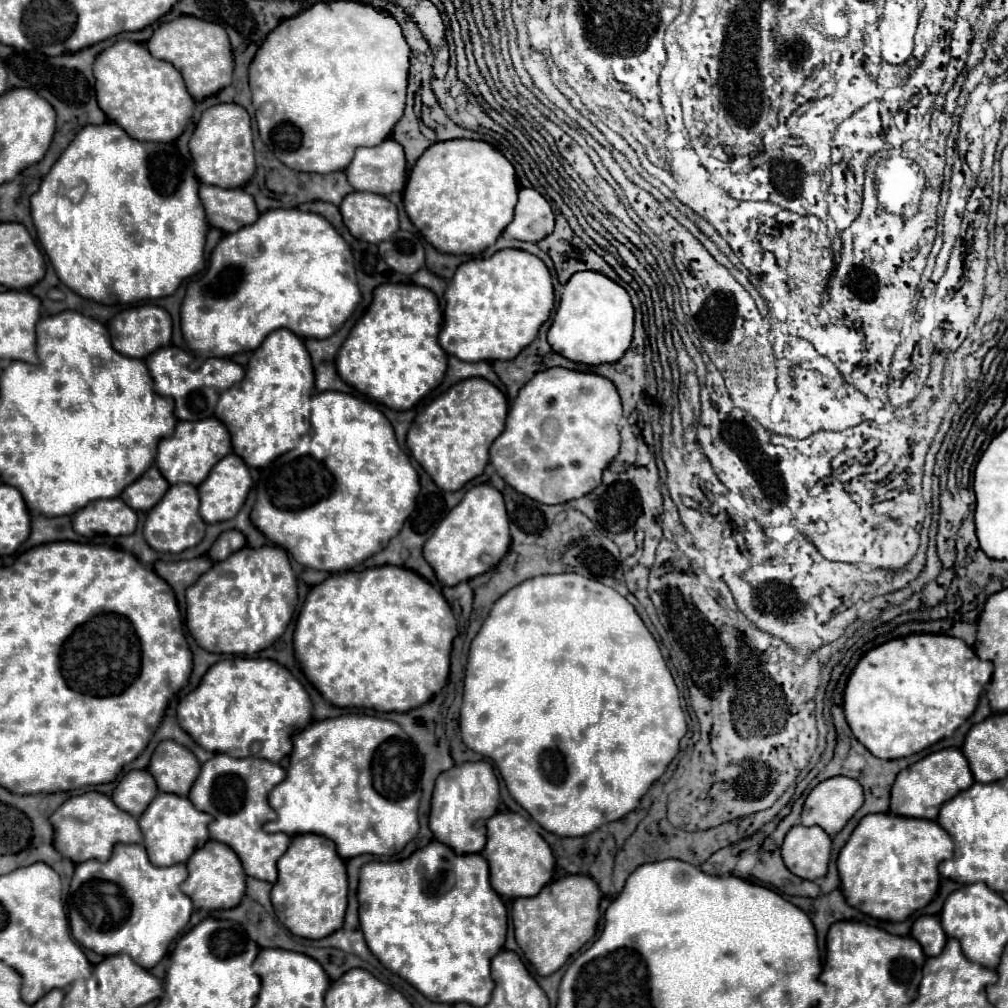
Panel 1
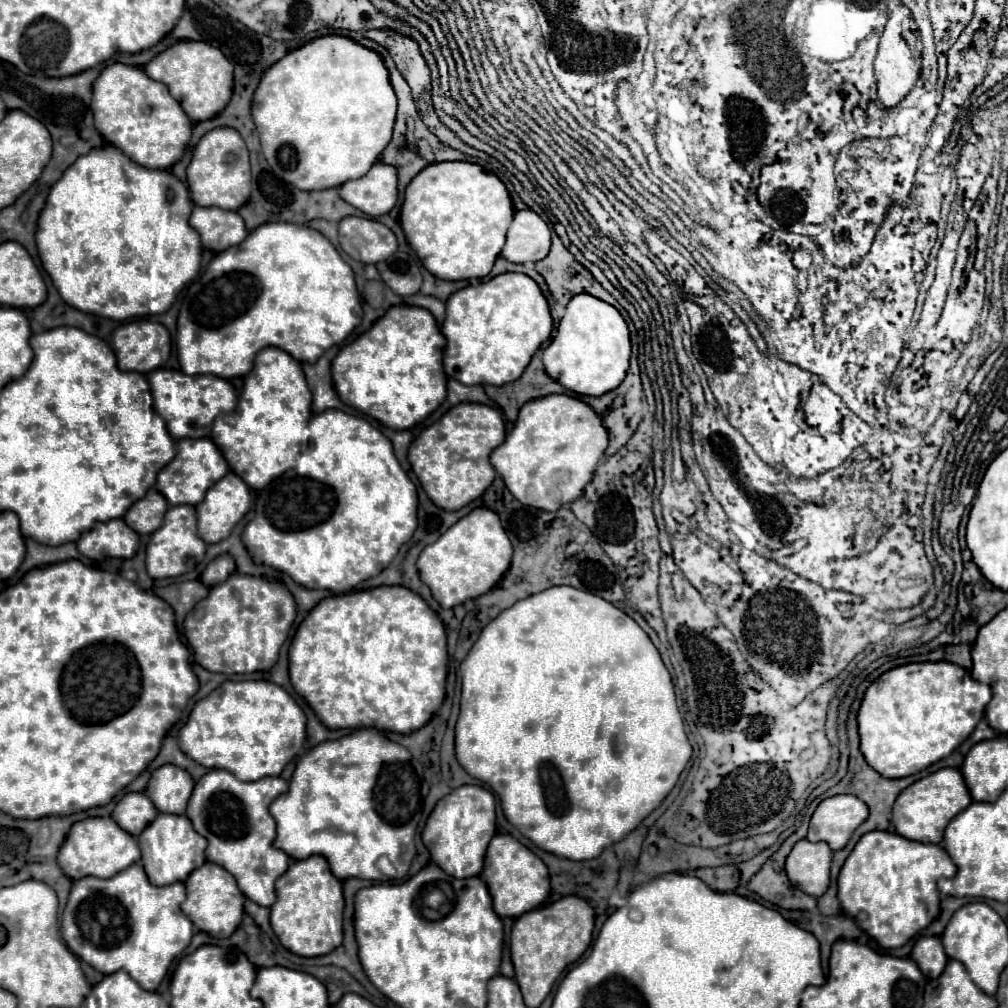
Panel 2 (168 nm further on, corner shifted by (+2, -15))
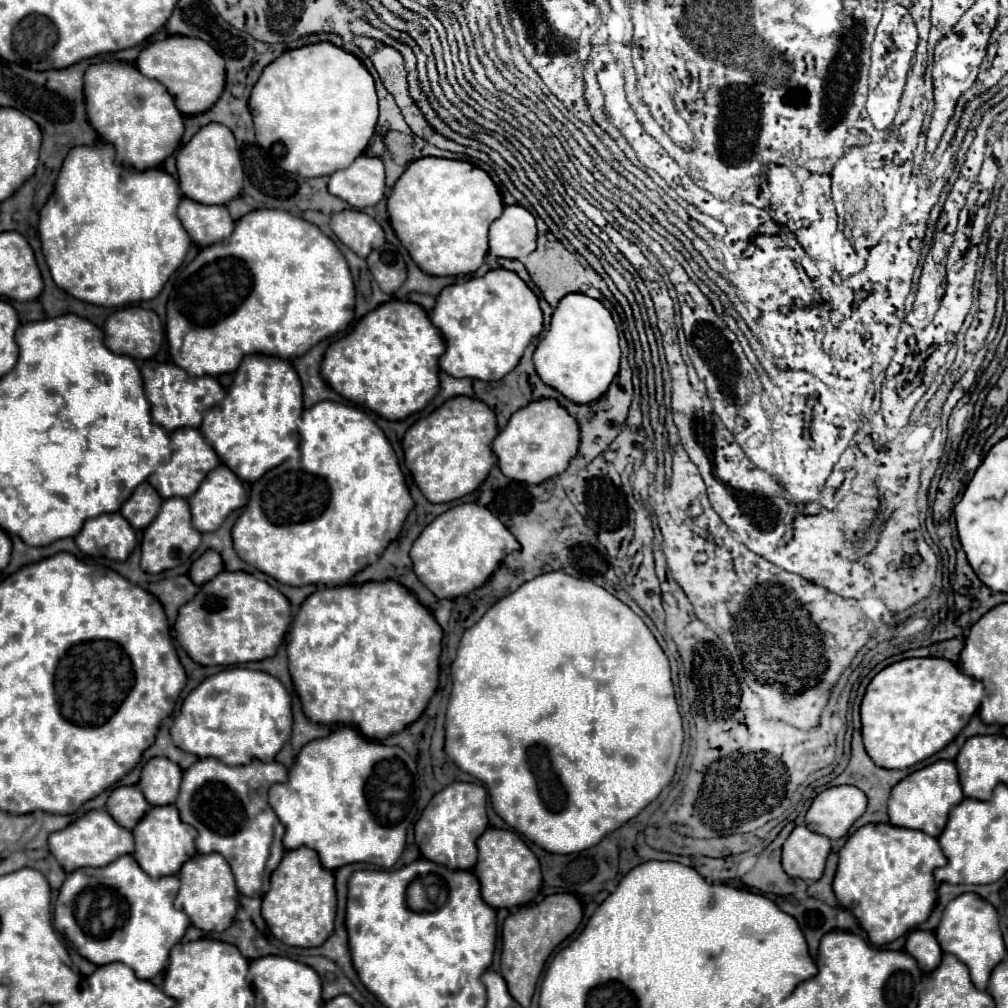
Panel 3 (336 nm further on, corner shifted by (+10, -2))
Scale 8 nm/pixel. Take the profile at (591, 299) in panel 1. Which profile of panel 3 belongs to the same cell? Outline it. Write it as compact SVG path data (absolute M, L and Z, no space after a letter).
M567 295L561 299L545 339L533 353L541 381L579 405L595 403L609 389L619 371L619 357L619 335L611 313L587 295Z

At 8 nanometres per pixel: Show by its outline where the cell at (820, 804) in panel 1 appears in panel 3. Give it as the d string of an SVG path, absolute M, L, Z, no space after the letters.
M853 785L829 787L813 799L805 825L829 839L841 839L865 809L867 795L861 789Z

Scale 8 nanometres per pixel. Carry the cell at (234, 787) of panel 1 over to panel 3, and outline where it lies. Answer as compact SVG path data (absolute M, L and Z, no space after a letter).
M201 759L183 773L181 791L179 791L179 797L175 803L175 807L179 809L181 821L189 823L191 827L197 829L199 835L197 835L195 847L199 853L221 853L227 859L227 863L233 869L235 883L237 883L237 889L241 895L263 897L265 891L269 889L271 873L283 859L285 847L283 847L281 839L283 839L285 827L279 821L279 817L275 815L275 811L271 809L271 805L267 803L267 791L275 783L285 783L287 773L289 773L287 767L277 761L263 763L259 759L253 759L249 765L239 765L239 767L229 767L217 759Z

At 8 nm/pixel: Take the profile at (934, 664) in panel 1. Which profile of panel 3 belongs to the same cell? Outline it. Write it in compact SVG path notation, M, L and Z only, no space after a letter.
M903 659L873 677L861 703L863 743L873 763L885 769L907 769L945 749L977 713L983 683L969 679L947 659Z

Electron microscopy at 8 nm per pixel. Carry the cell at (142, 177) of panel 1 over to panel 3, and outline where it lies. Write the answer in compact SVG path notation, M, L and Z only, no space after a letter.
M97 143L93 147L75 147L71 149L71 153L67 155L67 159L63 161L59 179L55 183L55 191L49 197L49 201L45 203L45 207L41 209L41 219L39 219L39 237L41 237L41 245L43 245L43 255L45 261L51 269L53 281L67 291L69 295L93 303L93 305L103 305L103 307L119 307L123 303L137 303L137 301L147 301L159 295L159 291L163 289L163 285L167 283L167 279L179 269L179 265L183 263L187 249L191 245L191 239L187 235L187 231L181 227L181 221L177 219L177 205L181 201L181 193L179 193L179 183L165 171L161 169L149 169L149 171L133 171L127 167L119 167L115 165L115 151L109 143Z

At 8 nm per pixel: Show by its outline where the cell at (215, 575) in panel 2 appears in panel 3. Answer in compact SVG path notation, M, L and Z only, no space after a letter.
M205 551L199 559L193 561L191 569L189 569L189 579L201 587L203 583L207 583L209 579L213 579L213 575L223 571L223 561L221 555L217 551Z

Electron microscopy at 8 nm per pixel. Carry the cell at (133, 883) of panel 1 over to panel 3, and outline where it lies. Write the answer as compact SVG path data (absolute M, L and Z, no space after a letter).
M123 855L107 867L101 869L87 867L67 875L55 903L53 925L65 937L65 941L69 941L75 947L75 951L81 957L89 959L91 963L107 965L121 961L127 967L131 967L139 979L153 979L159 971L165 969L171 947L183 939L189 927L189 917L173 907L177 891L179 891L177 877L165 877L153 881L141 871L141 867L137 865L137 861L133 861L131 855Z

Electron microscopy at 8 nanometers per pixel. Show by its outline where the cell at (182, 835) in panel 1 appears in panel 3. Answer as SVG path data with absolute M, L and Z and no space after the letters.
M175 805L151 807L149 815L145 815L145 819L141 819L141 823L137 823L137 827L133 829L133 835L135 835L135 855L133 857L137 859L141 869L153 879L177 875L181 865L197 853L195 851L197 831L193 831L193 827L189 827L187 823L181 823L179 811Z

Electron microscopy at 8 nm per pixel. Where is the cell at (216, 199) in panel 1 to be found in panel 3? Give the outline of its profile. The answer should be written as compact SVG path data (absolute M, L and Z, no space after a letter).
M185 197L179 203L177 215L185 231L189 231L189 237L193 239L193 243L199 247L209 247L213 243L227 239L235 227L235 221L229 217L227 207L201 205Z

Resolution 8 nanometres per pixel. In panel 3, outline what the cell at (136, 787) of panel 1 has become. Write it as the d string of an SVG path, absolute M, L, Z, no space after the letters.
M117 787L107 799L107 813L125 829L133 829L147 809L149 803L137 787Z

